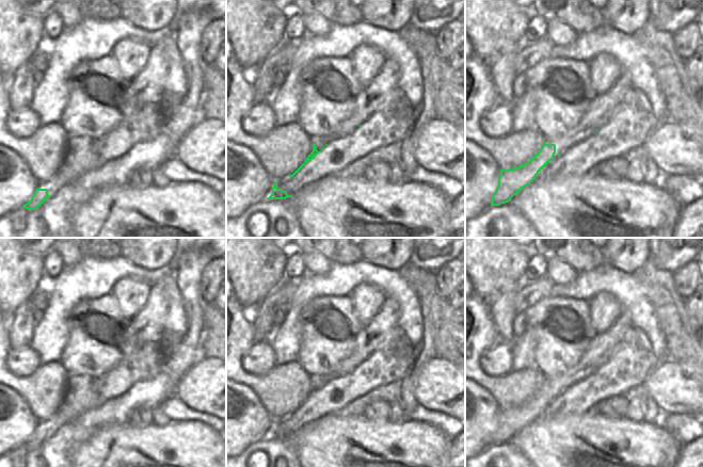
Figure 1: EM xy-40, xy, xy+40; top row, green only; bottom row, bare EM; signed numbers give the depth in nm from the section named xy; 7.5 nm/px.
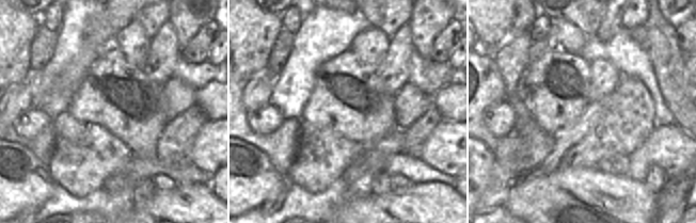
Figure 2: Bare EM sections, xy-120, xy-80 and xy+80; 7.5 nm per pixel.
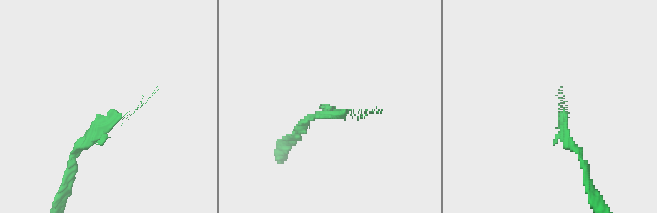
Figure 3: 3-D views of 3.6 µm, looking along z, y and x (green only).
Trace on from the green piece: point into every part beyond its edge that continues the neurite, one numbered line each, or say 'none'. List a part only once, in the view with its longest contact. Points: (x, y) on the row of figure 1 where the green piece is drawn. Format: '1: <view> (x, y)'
1: xy+40 (603, 106)

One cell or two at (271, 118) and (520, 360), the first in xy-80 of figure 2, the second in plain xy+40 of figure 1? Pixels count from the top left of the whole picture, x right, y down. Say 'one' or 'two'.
two

